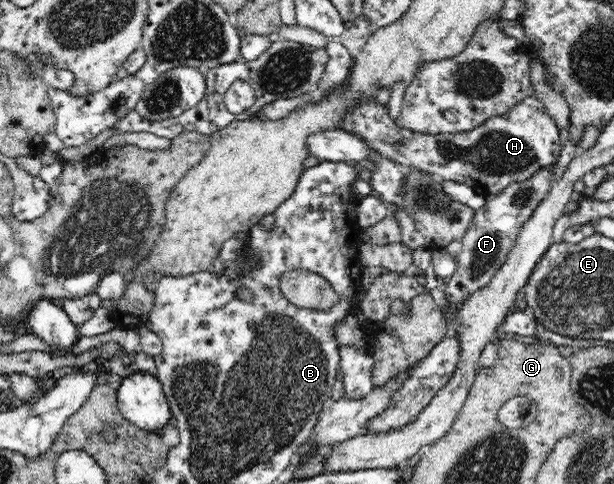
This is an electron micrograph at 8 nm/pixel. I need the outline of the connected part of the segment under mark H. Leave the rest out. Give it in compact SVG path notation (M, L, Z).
M368 96L367 99L355 99L355 107L348 108L343 119L335 125L335 129L345 130L363 138L372 150L395 161L403 169L419 169L443 180L467 184L475 190L477 195L485 197L501 193L512 183L525 181L535 172L555 164L562 148L562 145L559 144L559 129L557 129L555 120L551 118L543 103L535 96L525 97L505 115L493 115L491 119L487 119L485 123L472 128L471 131L436 136L401 127L398 121L393 121L389 116L387 106L377 102L376 96Z

